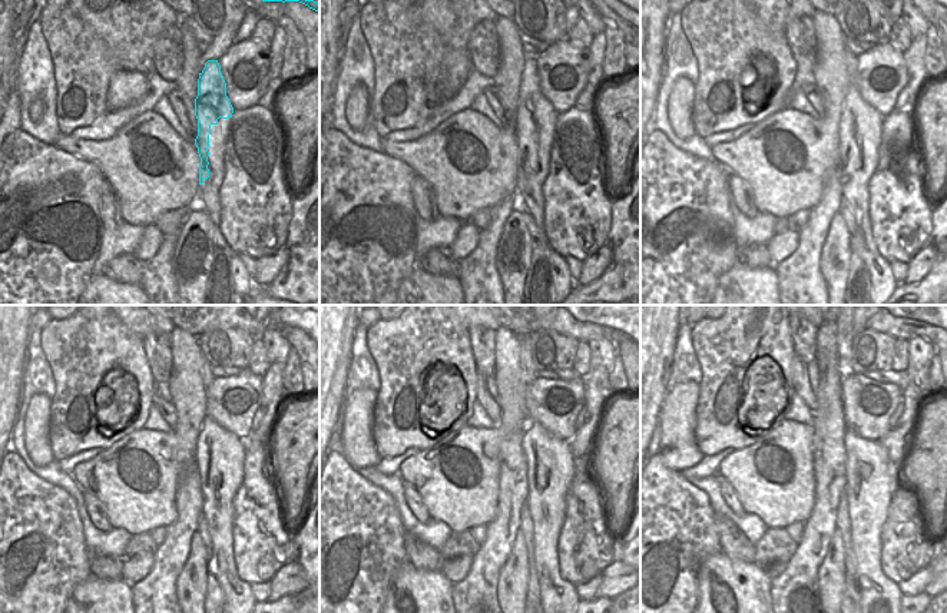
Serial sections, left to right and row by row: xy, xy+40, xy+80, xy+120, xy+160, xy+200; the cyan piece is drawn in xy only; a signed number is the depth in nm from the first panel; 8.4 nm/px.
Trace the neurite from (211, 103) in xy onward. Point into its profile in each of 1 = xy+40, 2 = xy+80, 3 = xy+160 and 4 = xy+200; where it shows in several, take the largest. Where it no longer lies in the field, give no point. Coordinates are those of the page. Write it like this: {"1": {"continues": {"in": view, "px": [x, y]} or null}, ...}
{"1": {"continues": {"in": "xy+40", "px": [532, 103]}}, "2": {"continues": {"in": "xy+80", "px": [854, 105]}}, "3": {"continues": {"in": "xy+160", "px": [533, 430]}}, "4": {"continues": {"in": "xy+200", "px": [850, 440]}}}

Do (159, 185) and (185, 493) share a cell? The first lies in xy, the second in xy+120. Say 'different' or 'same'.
different

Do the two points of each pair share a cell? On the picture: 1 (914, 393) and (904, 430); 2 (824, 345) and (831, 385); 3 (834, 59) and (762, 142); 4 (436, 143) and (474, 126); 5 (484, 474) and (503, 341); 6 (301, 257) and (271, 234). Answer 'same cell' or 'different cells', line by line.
1: same cell
2: same cell
3: same cell
4: same cell
5: same cell
6: different cells

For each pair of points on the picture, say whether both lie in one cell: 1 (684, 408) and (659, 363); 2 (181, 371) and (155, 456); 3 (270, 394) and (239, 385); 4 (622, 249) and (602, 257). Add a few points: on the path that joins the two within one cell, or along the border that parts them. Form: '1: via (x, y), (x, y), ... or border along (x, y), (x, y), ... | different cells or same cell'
1: border along (668, 391), (662, 400), (656, 423) | different cells
2: via (186, 393), (186, 426), (176, 436) | same cell
3: border along (262, 377), (262, 401), (252, 424) | different cells
4: border along (608, 242), (611, 264), (592, 282) | different cells

